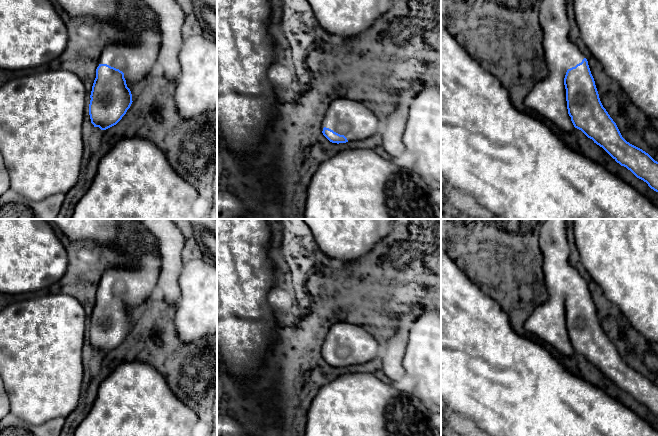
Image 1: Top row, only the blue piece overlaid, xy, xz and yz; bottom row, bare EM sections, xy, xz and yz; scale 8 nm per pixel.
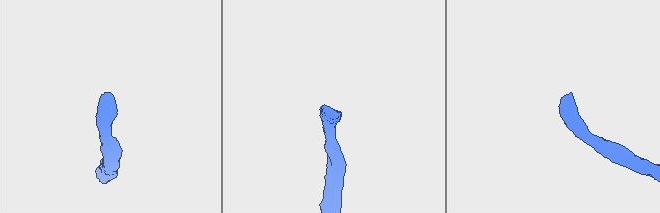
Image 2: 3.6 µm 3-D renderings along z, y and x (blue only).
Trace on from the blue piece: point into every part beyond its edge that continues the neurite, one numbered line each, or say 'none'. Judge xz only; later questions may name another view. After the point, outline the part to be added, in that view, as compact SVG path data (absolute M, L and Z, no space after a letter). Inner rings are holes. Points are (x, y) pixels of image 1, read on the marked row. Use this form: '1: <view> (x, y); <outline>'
1: xz (347, 117); M341 98L329 105L321 124L323 128L344 135L348 141L365 140L381 133L377 116L363 103Z

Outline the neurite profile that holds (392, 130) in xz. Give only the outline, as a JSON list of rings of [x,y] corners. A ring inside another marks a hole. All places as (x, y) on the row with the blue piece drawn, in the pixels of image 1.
[[[416,77],[410,87],[399,93],[399,101],[394,111],[385,119],[381,127],[382,144],[390,159],[400,161],[405,156],[402,137],[408,118],[408,108],[417,94],[421,81]]]

